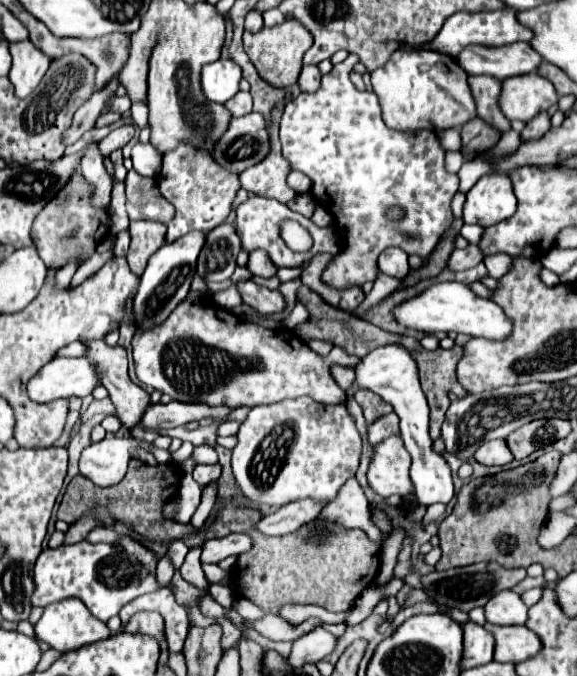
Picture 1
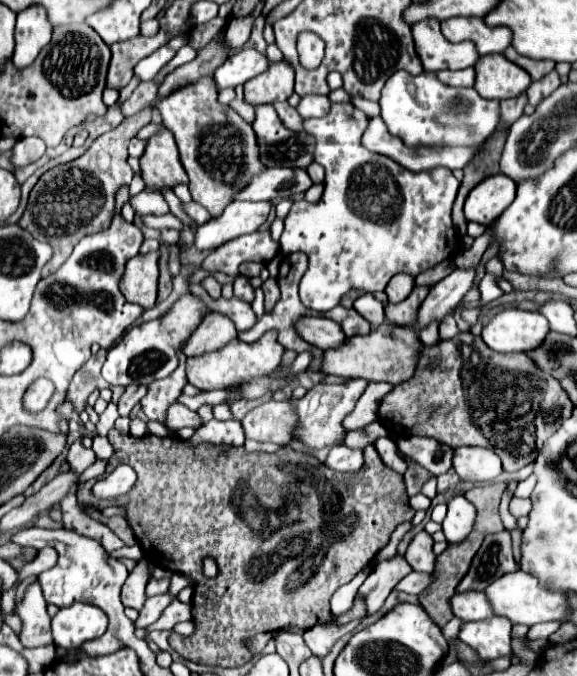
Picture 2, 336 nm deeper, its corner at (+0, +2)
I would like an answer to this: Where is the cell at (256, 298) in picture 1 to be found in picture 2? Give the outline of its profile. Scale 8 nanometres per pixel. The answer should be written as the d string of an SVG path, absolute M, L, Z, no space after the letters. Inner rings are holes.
M301 316L295 322L295 330L297 334L309 342L315 348L327 350L327 348L335 348L335 344L341 344L345 340L343 330L339 328L339 324L335 324L329 318L321 318L321 316Z

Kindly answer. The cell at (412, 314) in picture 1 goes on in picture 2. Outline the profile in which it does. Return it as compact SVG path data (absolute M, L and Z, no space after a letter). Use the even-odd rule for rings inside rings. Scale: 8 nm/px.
M507 308L483 326L481 338L495 352L527 352L537 348L547 332L549 322L539 312Z

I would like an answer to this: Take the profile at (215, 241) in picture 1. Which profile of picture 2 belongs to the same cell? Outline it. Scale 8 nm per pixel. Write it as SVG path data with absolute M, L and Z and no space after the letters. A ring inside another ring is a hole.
M185 342L181 344L181 348L177 350L177 358L179 358L179 366L175 368L175 372L171 374L171 376L167 376L167 378L163 378L163 380L155 380L153 384L149 384L149 392L145 394L145 398L141 400L141 406L143 406L143 412L147 414L147 418L149 420L159 420L159 422L163 422L163 416L165 416L165 410L181 396L181 392L183 392L183 386L187 384L187 376L185 376L185 362L187 362L187 356L183 354L183 346L185 346Z

